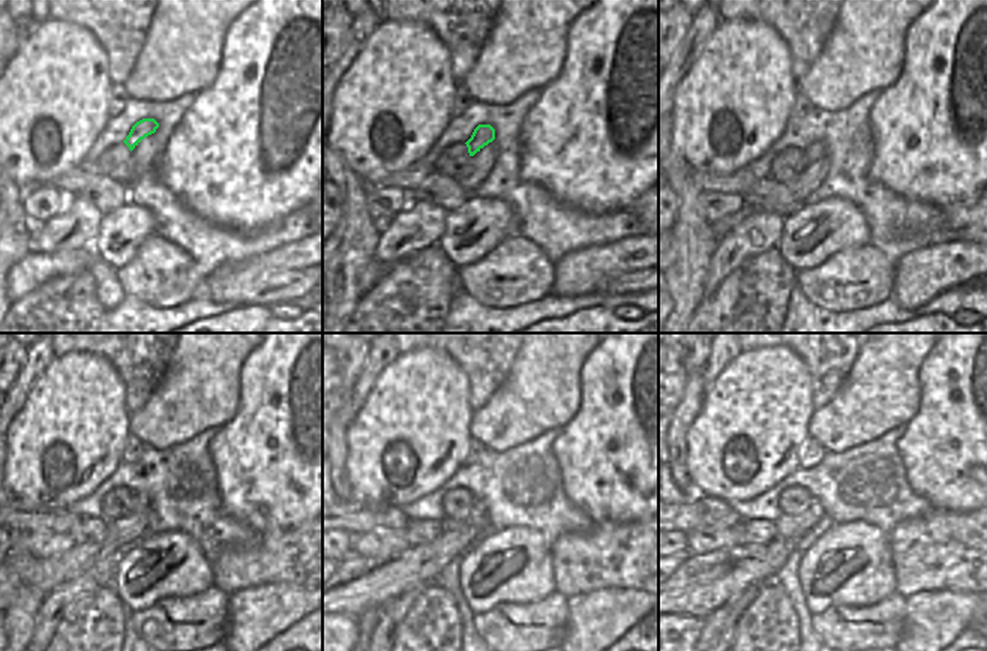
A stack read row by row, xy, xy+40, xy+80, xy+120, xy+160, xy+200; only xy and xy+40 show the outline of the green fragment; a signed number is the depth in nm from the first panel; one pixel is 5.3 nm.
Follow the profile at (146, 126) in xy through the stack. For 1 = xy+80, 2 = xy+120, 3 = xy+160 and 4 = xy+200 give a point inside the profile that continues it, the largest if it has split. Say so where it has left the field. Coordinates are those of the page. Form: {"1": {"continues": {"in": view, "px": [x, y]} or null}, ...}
{"1": {"continues": {"in": "xy+80", "px": [815, 150]}}, "2": {"continues": {"in": "xy+120", "px": [140, 503]}}, "3": {"continues": {"in": "xy+160", "px": [477, 515]}}, "4": {"continues": {"in": "xy+200", "px": [791, 527]}}}

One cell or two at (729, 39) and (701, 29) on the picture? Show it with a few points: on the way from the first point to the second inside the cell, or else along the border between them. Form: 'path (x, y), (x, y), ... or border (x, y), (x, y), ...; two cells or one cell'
border (720, 20), (693, 63); two cells

